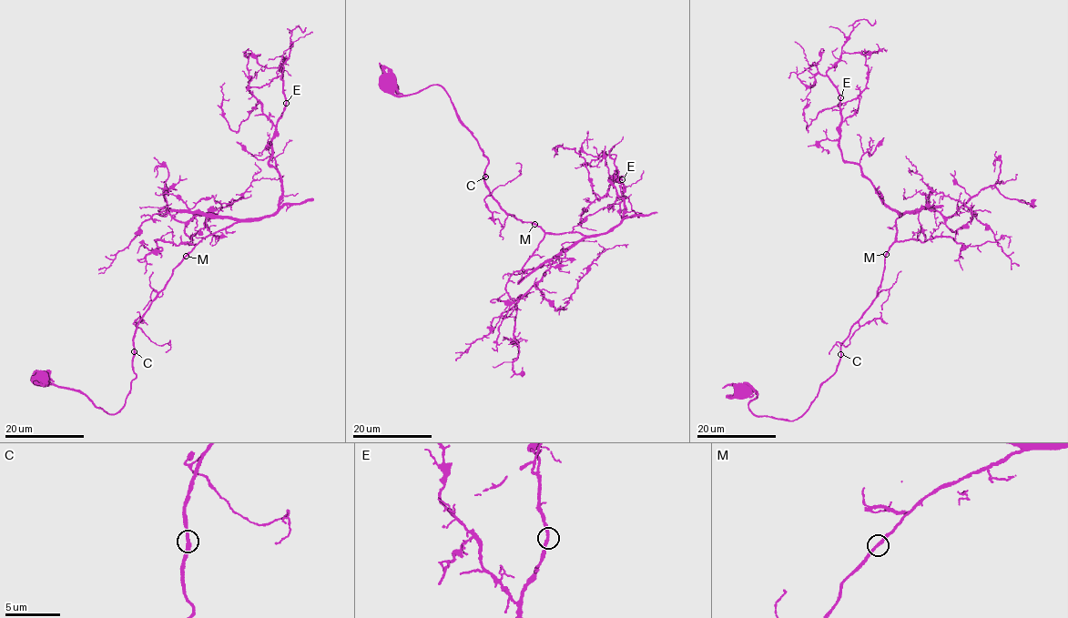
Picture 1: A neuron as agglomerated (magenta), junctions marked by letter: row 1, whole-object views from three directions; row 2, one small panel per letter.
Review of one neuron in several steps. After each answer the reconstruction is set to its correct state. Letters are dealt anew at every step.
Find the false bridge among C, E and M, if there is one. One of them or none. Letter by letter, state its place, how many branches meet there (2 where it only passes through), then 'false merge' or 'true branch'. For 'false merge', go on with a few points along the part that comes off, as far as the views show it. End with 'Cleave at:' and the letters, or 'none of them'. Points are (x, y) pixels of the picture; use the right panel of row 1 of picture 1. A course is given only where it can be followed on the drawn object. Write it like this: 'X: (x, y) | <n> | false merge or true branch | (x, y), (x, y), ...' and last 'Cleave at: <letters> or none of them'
C: (840, 354) | 2 | true branch
E: (840, 97) | 2 | true branch
M: (886, 254) | 2 | true branch
Cleave at: none of them

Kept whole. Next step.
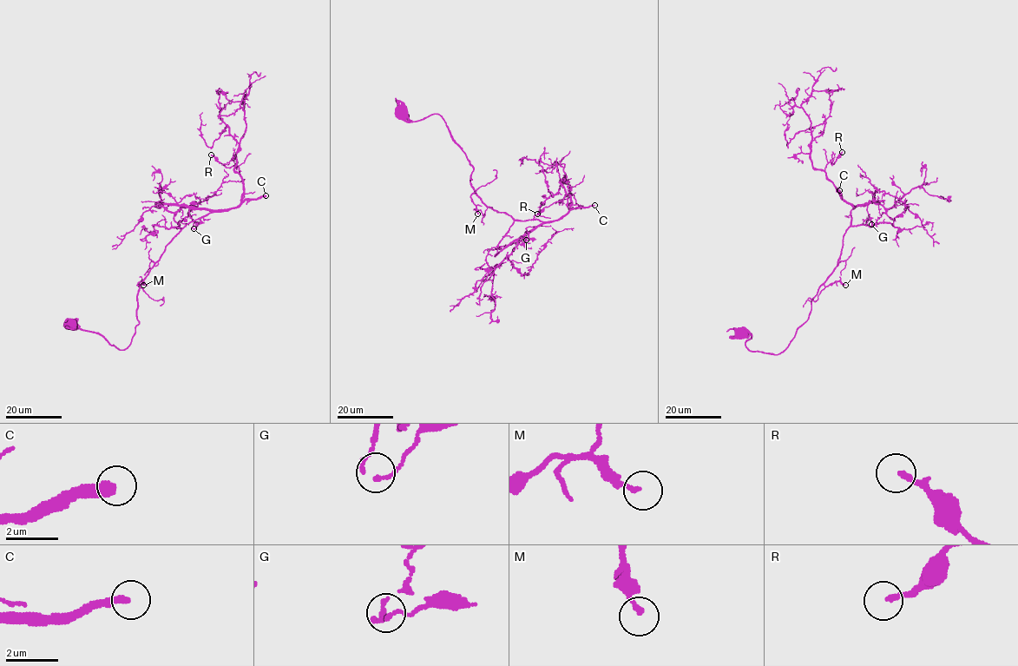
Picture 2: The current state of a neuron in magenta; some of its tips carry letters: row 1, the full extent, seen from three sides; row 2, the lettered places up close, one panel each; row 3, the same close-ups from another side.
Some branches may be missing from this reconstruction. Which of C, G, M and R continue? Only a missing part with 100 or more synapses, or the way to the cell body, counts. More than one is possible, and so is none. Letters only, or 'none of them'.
C

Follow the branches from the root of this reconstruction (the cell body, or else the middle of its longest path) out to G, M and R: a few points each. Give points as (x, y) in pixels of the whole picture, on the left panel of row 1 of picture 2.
G: (70, 323), (124, 350), (139, 322), (141, 283), (165, 247), (211, 212), (190, 208), (199, 223), (193, 228)
M: (70, 323), (124, 350), (139, 322), (136, 293), (141, 283), (137, 285), (141, 280), (143, 285)
R: (70, 323), (119, 349), (130, 343), (139, 286), (165, 247), (190, 222), (240, 202), (239, 168), (211, 154)

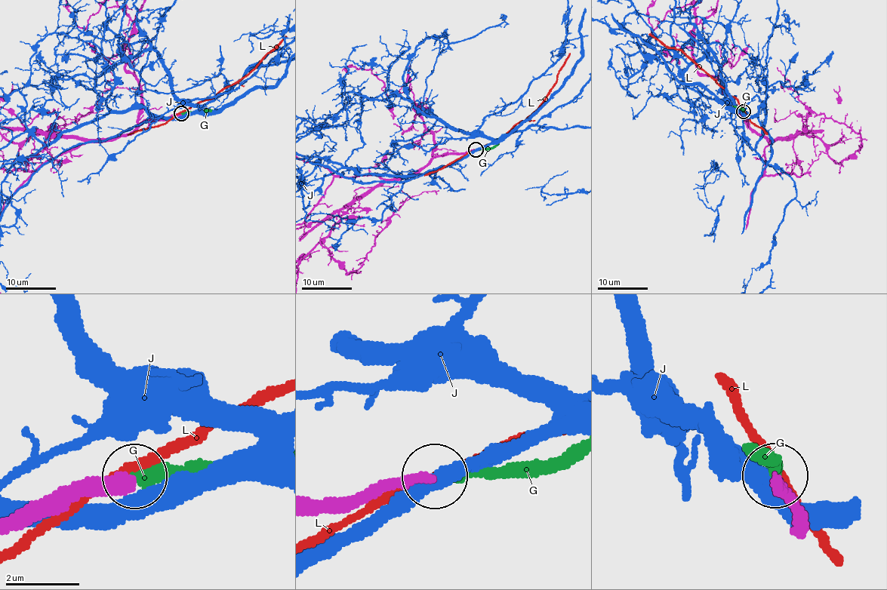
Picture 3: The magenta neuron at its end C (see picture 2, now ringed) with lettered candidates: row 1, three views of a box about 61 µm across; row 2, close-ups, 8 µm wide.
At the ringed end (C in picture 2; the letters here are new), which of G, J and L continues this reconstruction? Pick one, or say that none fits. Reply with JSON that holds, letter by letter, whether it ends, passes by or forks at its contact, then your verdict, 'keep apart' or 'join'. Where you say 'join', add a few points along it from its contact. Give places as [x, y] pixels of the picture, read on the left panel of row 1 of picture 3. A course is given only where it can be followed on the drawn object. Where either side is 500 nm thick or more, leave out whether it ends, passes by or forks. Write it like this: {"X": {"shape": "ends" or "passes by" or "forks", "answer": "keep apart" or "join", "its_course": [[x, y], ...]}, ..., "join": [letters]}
{"G": {"shape": "ends", "answer": "join", "its_course": [[180, 113], [211, 109]]}, "J": {"shape": "passes by", "answer": "keep apart"}, "L": {"shape": "passes by", "answer": "keep apart"}, "join": ["G"]}

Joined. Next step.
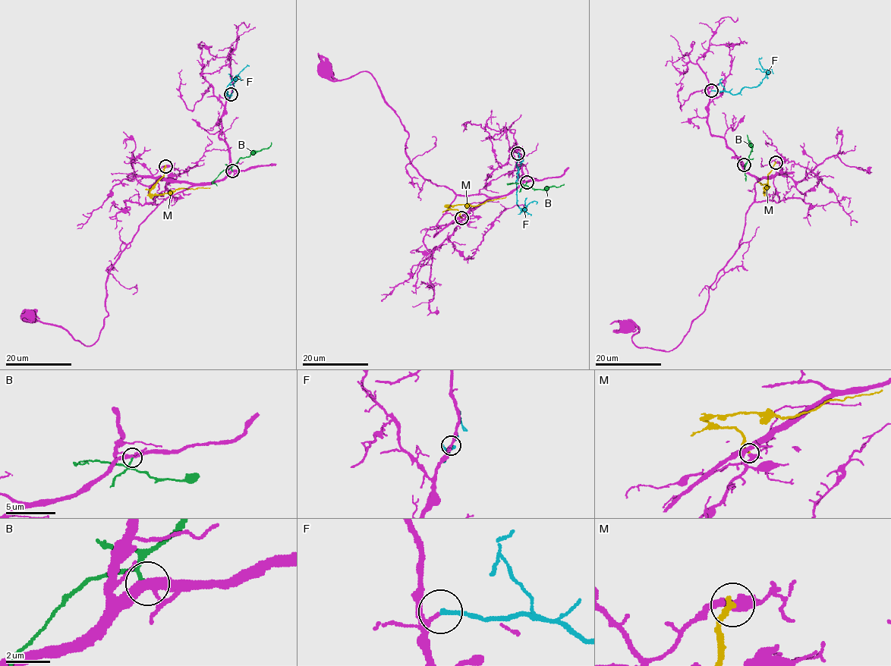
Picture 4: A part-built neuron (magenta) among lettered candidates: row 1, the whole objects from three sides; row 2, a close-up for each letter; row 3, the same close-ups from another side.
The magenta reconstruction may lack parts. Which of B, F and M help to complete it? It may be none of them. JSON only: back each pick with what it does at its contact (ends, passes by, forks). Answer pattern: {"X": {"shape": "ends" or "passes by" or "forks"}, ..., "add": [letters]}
{"F": {"shape": "ends"}, "add": ["F"]}

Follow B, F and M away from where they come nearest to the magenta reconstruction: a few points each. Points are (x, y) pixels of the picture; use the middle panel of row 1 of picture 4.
B: (527, 182), (525, 185), (543, 190), (564, 183)
F: (518, 153), (516, 202), (524, 210), (533, 200), (536, 204)
M: (461, 218), (457, 209), (447, 206), (480, 205), (489, 200), (505, 197)

